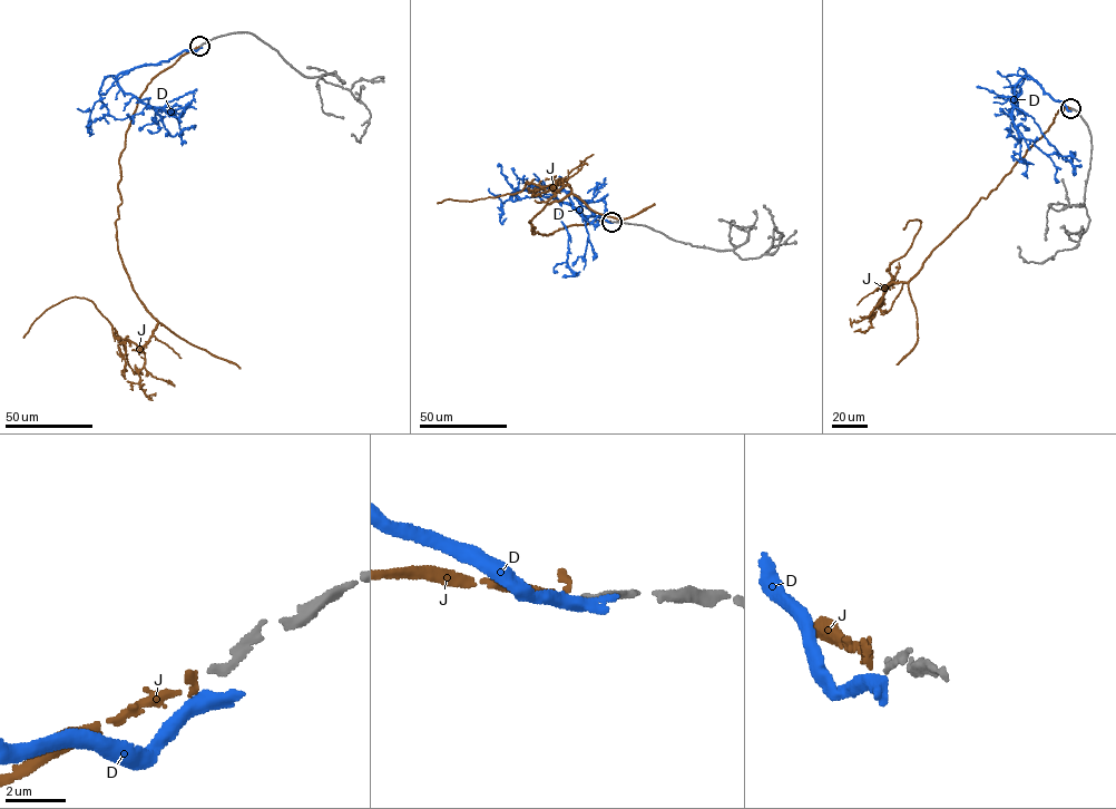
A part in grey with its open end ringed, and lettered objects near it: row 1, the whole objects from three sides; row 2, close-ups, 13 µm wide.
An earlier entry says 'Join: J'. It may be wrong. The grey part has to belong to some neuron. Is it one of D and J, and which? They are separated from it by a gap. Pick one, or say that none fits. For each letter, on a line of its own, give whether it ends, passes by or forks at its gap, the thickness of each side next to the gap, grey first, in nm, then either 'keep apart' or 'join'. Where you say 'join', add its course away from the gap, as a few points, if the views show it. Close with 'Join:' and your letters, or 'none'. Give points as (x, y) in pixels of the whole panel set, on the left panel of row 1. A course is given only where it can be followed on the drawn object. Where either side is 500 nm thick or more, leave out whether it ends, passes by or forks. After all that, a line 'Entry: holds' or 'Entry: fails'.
D: calibres 200 and 550 nm; keep apart
J: it ends; calibres 200 and 200 nm; join; course (198, 46), (148, 84), (119, 159), (117, 247), (152, 335), (139, 347), (116, 339), (75, 296), (23, 338)
Join: J
Entry: holds

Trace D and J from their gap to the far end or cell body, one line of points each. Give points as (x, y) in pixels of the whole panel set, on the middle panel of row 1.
D: (612, 223), (527, 188), (550, 187), (560, 205), (574, 275), (563, 276)
J: (610, 221), (532, 233), (528, 222), (570, 193), (559, 178), (542, 186), (526, 182), (512, 194), (437, 203)

